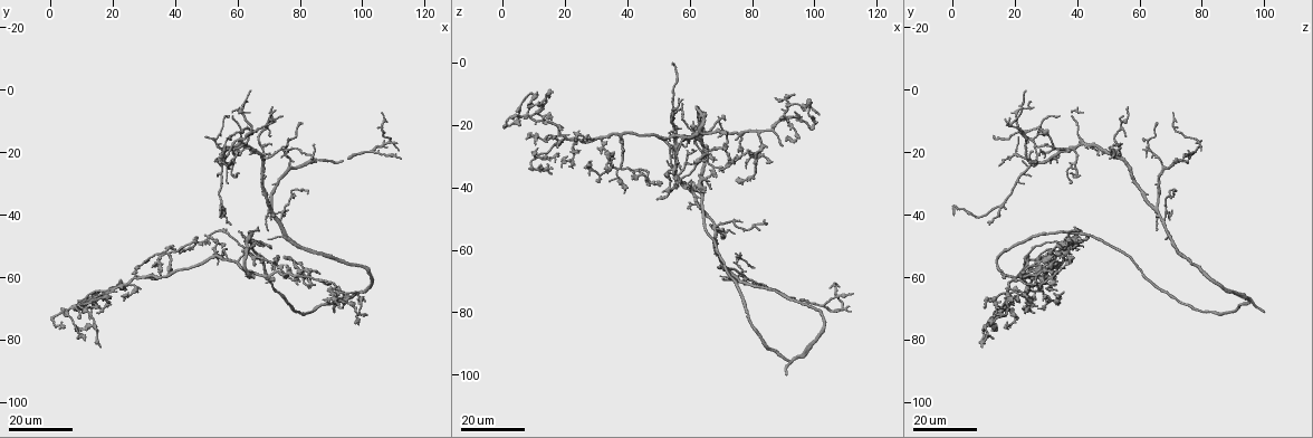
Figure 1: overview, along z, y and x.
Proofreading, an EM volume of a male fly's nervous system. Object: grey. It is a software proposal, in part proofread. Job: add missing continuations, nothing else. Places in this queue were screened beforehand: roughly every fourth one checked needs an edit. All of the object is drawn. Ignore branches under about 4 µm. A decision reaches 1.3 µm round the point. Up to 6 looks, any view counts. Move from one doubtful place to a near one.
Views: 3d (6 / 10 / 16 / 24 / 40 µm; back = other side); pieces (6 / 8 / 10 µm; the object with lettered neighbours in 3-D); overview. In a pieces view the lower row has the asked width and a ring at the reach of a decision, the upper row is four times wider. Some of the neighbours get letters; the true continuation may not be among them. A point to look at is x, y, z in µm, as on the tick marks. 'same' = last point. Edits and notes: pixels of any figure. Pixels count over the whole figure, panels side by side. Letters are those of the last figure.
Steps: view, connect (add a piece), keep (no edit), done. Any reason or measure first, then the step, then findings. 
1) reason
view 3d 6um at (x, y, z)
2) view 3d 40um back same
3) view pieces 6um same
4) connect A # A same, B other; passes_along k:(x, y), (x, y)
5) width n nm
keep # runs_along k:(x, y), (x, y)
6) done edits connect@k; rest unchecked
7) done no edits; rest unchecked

branch stops here
view 3d 24um at (71, 9, 17)

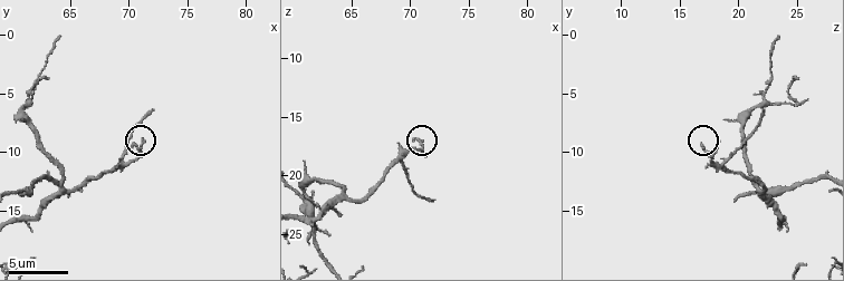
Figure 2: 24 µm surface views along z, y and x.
view pieces 6um at (70.4, 9.4, 16.8)

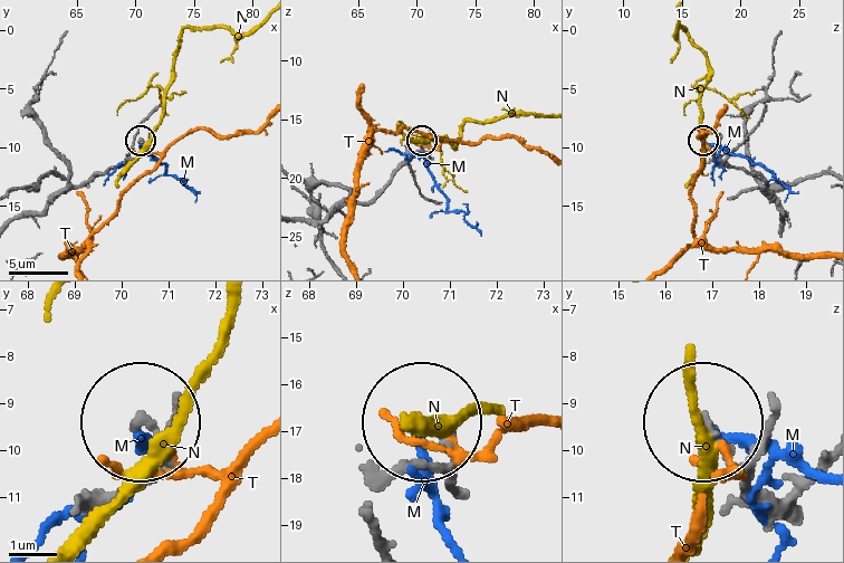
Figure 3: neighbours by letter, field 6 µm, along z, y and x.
keep # M other, N other, T other; runs_along 3:(794, 515), (706, 423); none of them fits

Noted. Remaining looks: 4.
long arm stops here
view 3d 24um at (54, 40, 1)

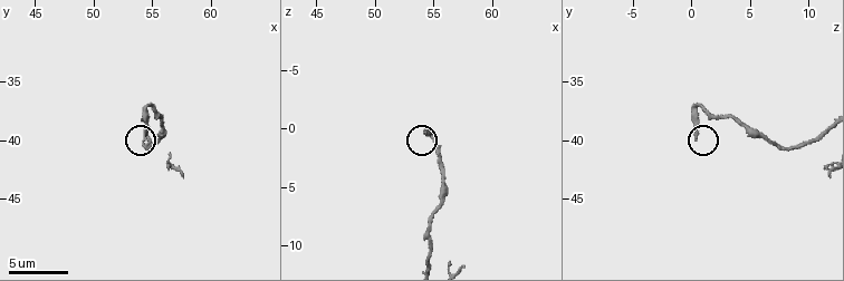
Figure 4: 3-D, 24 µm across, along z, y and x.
see the neighbours
view pieces 10um at (54.4, 39.8, 0.2)

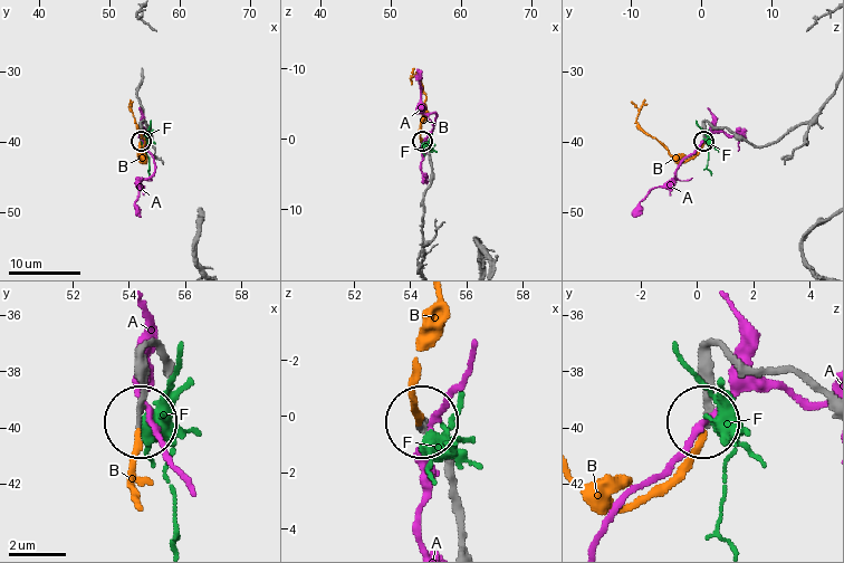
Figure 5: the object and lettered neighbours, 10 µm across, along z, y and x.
width 160 nm
connect B # A other, B same, F other; it goes on there

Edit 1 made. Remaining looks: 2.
an open end
view 3d 24um at (66, 48, 38)

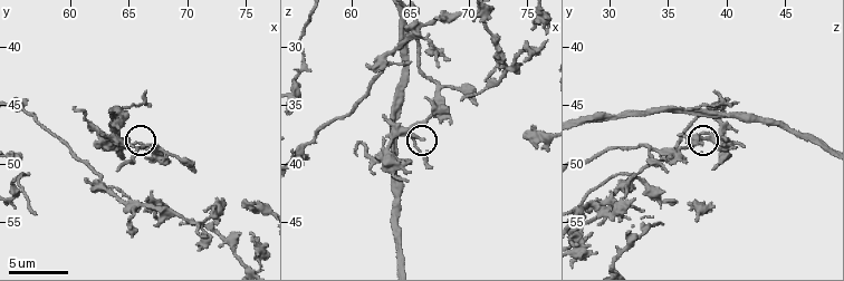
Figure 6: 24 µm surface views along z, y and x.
view pieces 8um at (66.2, 48.4, 38.0)

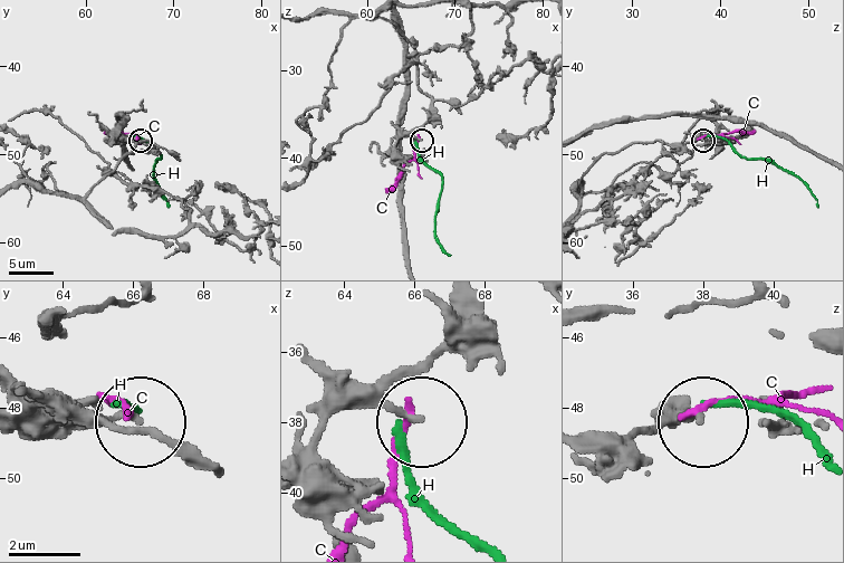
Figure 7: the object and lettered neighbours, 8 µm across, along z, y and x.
width 160 nm
keep # C other, H other; runs_along 7:(581, 178), (604, 154), (635, 143), (702, 141); none of them fits

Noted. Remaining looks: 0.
done edits connect@5; rest unchecked

